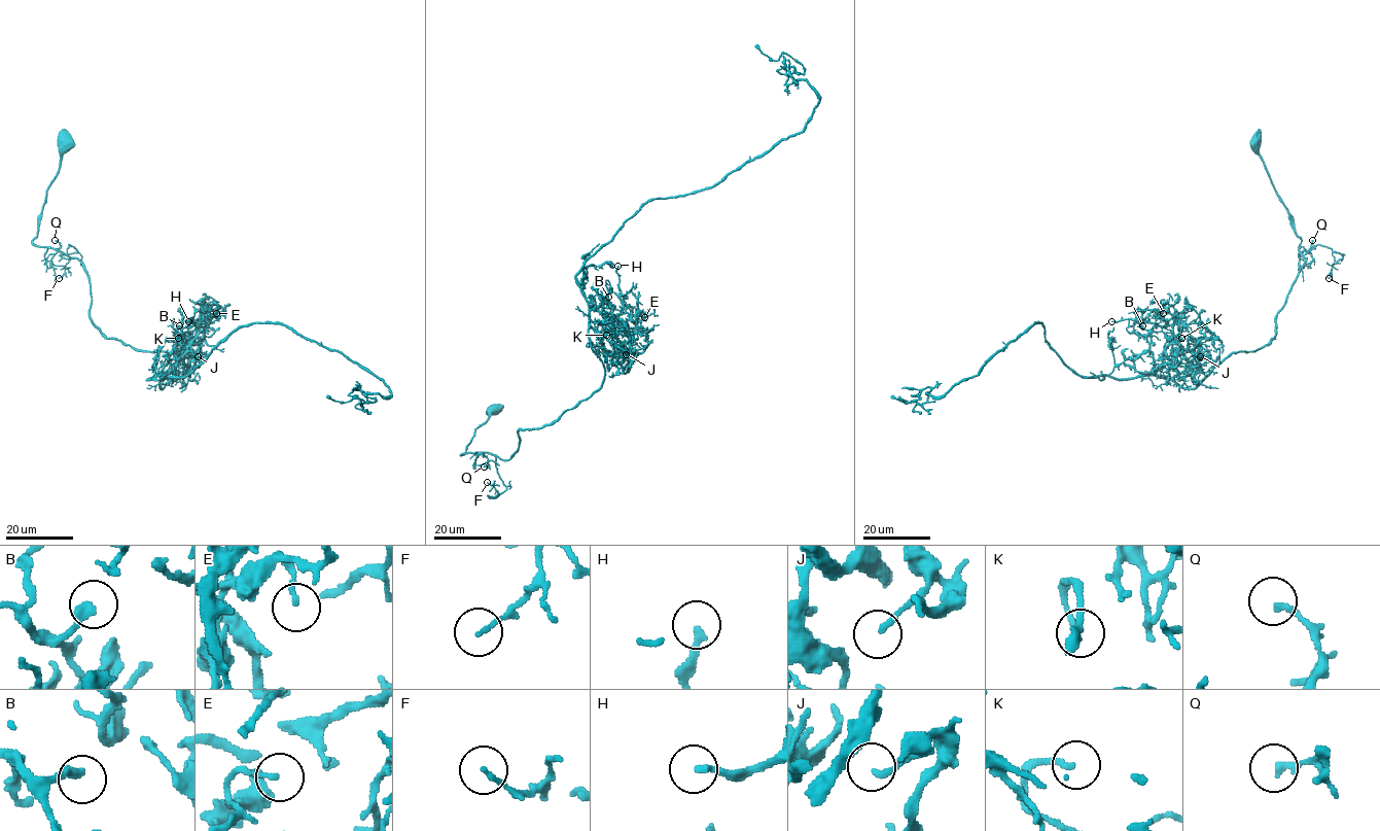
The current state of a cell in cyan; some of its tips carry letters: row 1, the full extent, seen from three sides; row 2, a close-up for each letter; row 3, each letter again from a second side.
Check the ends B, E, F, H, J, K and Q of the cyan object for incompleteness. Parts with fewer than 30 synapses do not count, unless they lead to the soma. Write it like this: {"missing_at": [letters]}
{"missing_at": []}

